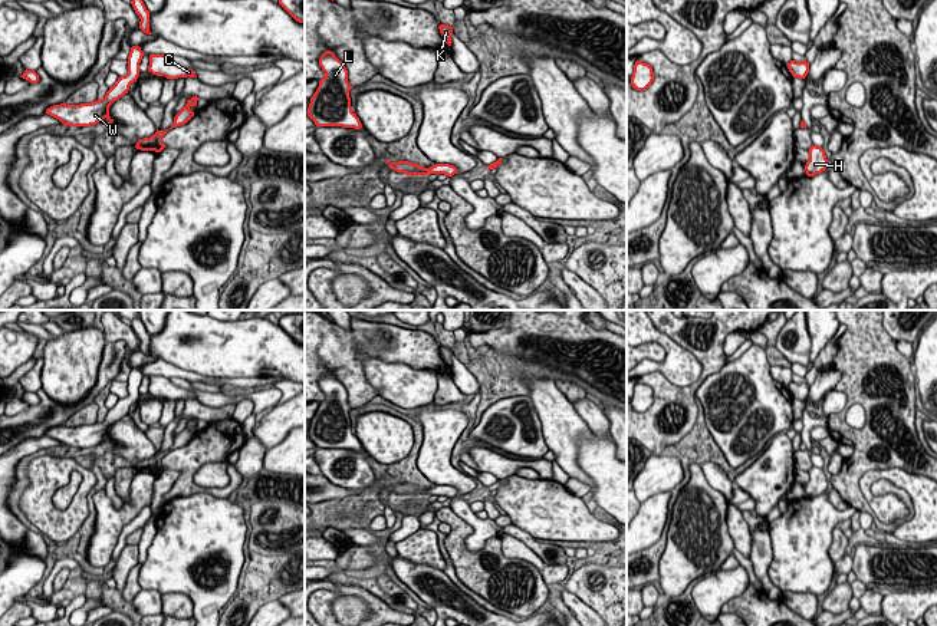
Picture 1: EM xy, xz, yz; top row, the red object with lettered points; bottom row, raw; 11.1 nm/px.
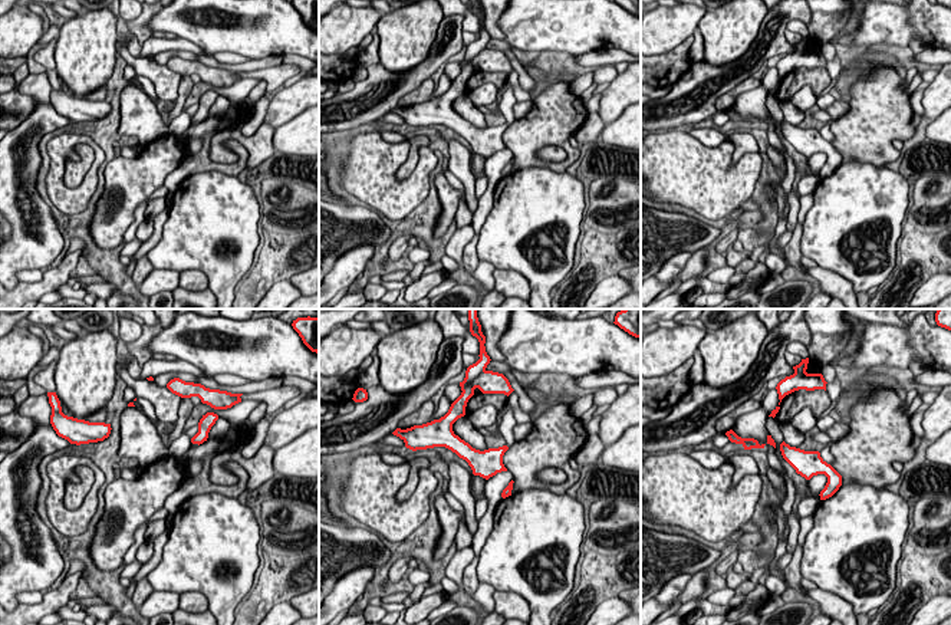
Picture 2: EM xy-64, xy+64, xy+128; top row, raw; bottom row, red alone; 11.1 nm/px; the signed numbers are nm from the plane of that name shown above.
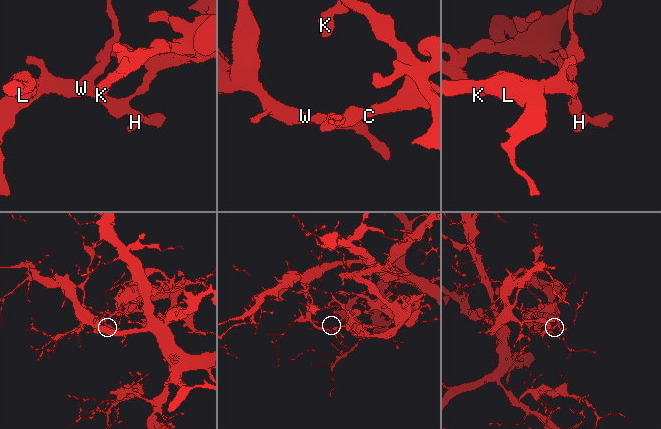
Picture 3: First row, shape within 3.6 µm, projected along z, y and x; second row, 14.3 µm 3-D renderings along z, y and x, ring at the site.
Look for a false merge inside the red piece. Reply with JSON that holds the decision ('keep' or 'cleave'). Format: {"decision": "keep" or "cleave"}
{"decision": "cleave"}

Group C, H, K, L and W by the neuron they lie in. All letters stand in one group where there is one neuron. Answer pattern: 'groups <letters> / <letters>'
groups C K / H L W

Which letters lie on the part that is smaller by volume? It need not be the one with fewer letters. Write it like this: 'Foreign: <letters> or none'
Foreign: C, K

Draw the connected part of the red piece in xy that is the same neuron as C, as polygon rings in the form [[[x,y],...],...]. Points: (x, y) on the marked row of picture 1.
[[[149,55],[149,66],[148,72],[157,76],[165,76],[167,79],[178,79],[178,78],[197,78],[195,72],[174,63],[165,55]]]

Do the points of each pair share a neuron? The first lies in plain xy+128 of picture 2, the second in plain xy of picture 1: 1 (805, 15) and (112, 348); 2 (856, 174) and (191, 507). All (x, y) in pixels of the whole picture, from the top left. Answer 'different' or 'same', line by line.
1: same
2: same

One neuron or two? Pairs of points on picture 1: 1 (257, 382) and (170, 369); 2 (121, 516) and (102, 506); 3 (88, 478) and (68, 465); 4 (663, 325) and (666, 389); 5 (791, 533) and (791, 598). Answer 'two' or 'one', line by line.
1: one
2: one
3: one
4: one
5: two

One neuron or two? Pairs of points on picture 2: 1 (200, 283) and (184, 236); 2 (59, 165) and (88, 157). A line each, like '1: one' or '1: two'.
1: two
2: two

